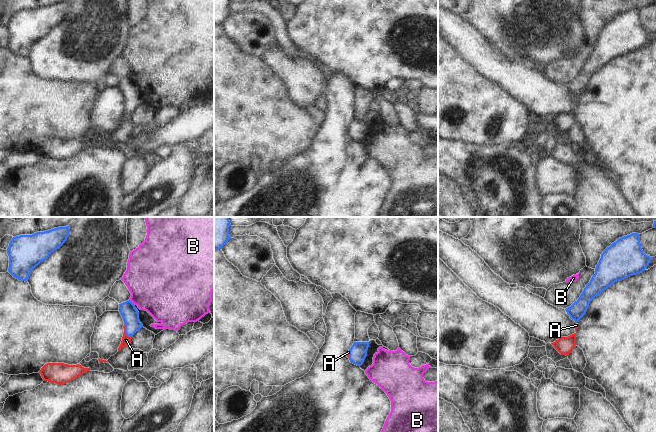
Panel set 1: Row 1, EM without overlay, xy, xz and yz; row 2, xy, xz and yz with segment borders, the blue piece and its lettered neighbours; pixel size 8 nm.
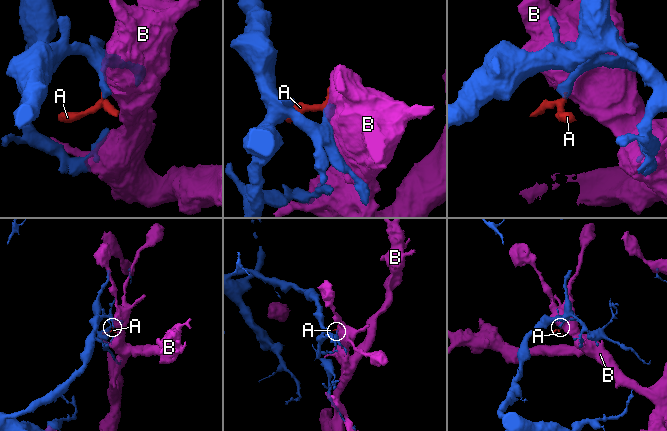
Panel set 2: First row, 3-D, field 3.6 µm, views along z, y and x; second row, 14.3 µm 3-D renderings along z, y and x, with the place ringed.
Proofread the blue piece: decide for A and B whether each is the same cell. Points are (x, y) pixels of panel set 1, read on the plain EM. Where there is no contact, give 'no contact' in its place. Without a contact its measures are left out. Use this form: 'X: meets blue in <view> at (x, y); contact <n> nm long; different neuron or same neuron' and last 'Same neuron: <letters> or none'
A: meets blue in xy at (125, 107); contact 120 nm long; same neuron
B: meets blue in xy at (131, 78); contact 70 nm long; different neuron
Same neuron: A

